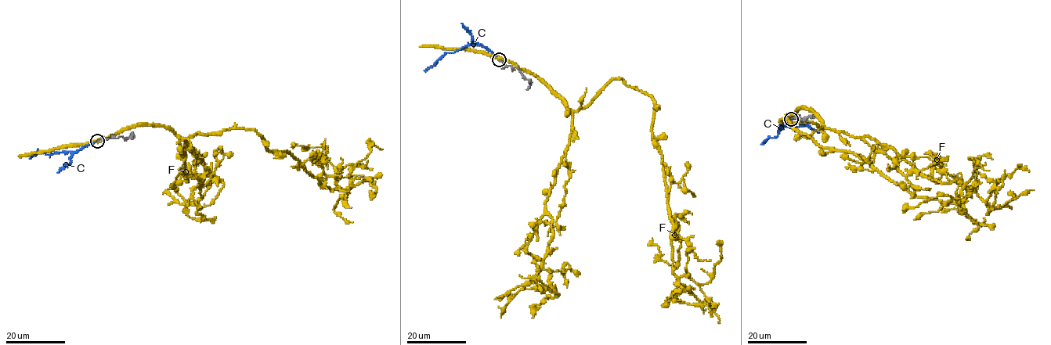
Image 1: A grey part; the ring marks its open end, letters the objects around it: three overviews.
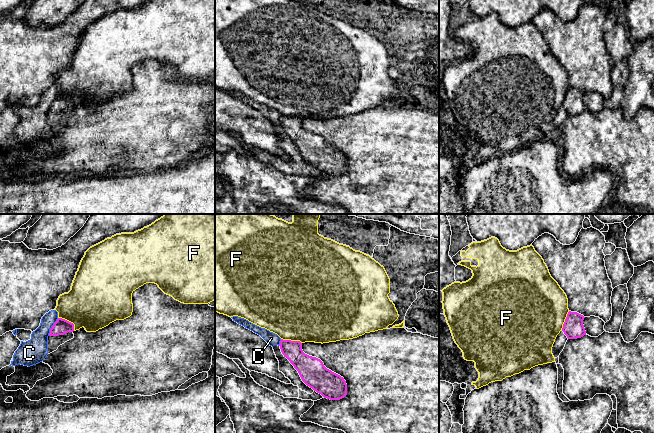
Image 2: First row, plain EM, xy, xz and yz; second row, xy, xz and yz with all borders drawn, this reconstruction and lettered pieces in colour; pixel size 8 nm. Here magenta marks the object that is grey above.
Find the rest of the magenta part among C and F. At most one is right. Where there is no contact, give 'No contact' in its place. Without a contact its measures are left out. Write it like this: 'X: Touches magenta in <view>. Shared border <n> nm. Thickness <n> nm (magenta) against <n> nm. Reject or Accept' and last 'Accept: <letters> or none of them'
C: Touches magenta in xy. Shared border 170 nm. Thickness 120 nm (magenta) against 200 nm. Reject
F: Touches magenta in xy. Shared border 170 nm. Thickness 120 nm (magenta) against 420 nm. Reject
Accept: none of them

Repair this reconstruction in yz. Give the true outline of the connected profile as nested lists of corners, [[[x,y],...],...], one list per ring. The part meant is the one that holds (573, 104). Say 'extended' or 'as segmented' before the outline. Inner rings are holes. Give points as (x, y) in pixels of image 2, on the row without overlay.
extended | [[[568,88],[563,104],[557,111],[552,123],[552,130],[554,134],[557,134],[563,127],[568,115],[577,115],[586,111],[583,101],[584,94],[585,93],[583,91],[577,88]]]

